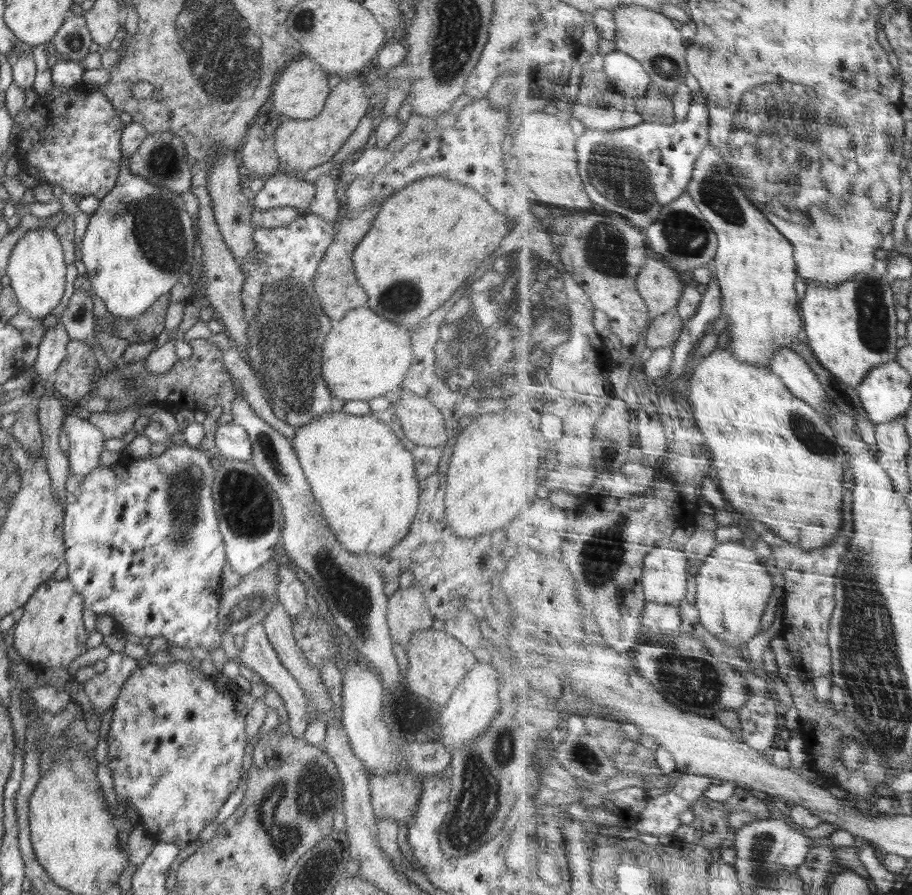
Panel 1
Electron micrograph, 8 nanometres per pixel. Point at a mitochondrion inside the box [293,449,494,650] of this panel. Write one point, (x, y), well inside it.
(352, 599)

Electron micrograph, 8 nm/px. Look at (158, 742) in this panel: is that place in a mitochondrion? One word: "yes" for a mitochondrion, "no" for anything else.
no

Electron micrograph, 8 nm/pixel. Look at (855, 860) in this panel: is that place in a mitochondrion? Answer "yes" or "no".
no

